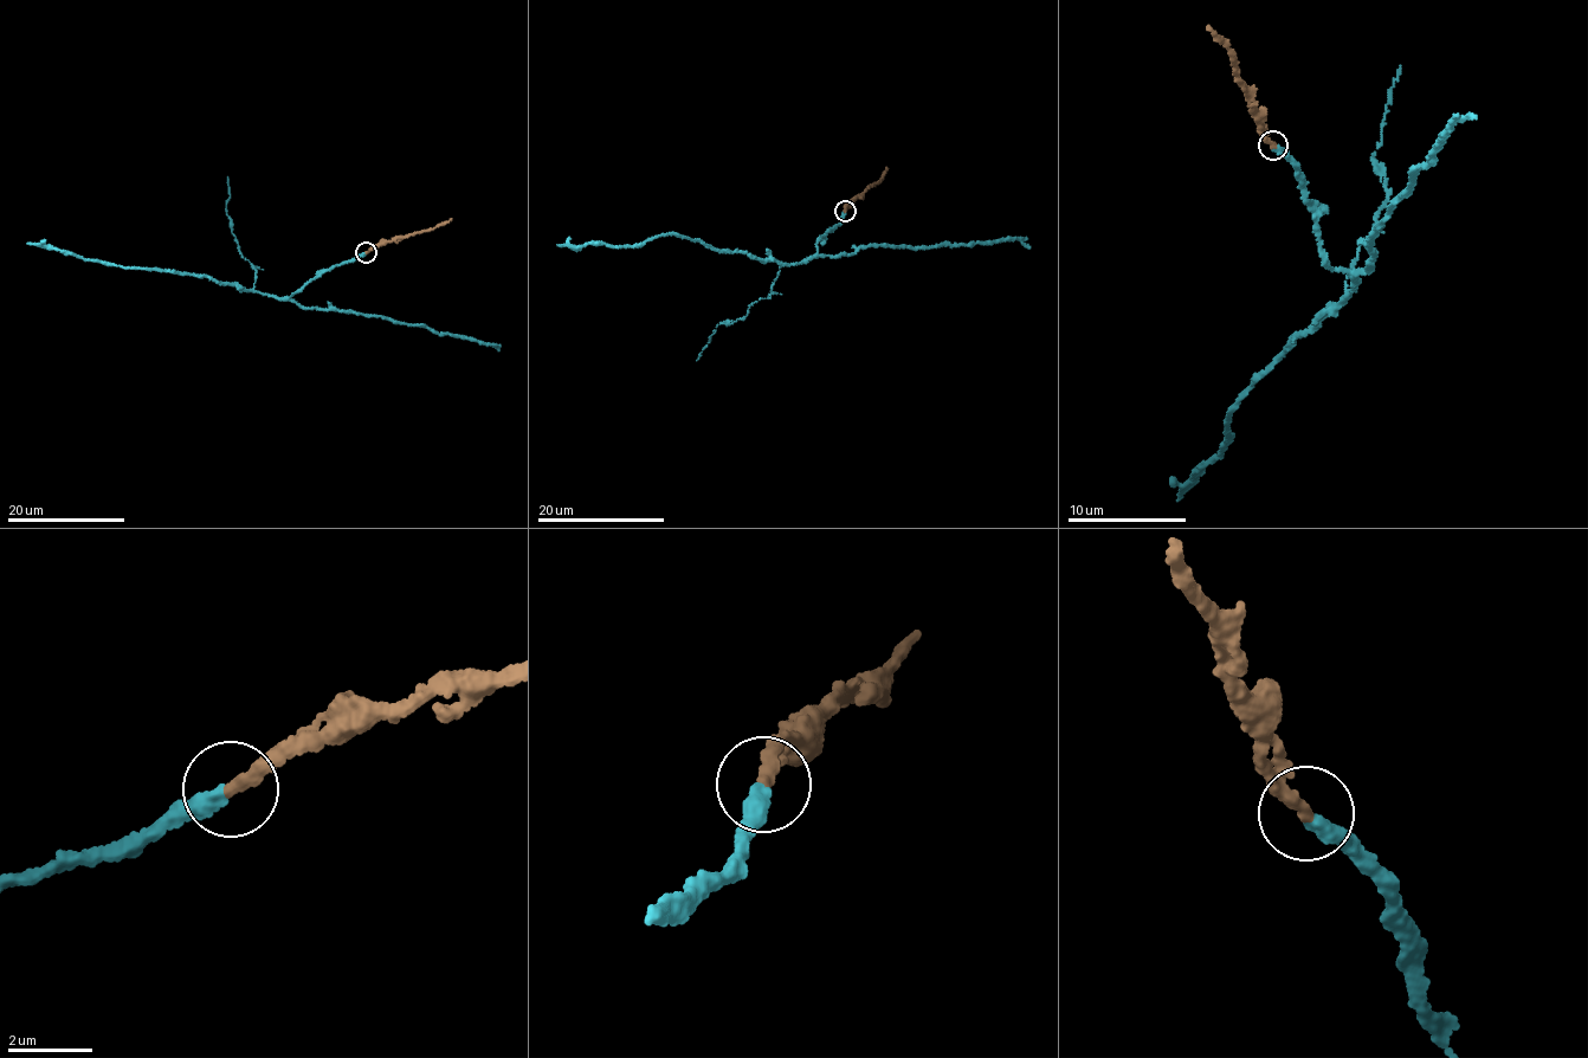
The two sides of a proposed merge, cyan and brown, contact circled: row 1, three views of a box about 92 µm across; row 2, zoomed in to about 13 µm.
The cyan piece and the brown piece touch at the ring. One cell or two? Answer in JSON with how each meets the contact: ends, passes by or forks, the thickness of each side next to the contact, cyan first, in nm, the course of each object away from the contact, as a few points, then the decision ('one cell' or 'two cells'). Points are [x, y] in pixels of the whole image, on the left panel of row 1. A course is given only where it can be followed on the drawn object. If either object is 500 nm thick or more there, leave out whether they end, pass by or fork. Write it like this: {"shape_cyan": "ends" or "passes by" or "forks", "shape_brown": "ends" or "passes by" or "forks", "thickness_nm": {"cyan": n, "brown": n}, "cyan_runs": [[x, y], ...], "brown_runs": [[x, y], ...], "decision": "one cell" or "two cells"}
{"shape_cyan": "ends", "shape_brown": "ends", "thickness_nm": {"cyan": 400, "brown": 340}, "cyan_runs": [[366, 252], [326, 270], [290, 297], [276, 297], [197, 275], [122, 266], [26, 244]], "brown_runs": [[367, 252], [395, 239], [430, 231], [452, 219]], "decision": "one cell"}

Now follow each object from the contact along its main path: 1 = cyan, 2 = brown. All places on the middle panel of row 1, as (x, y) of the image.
1: (845, 212), (841, 221), (818, 242), (818, 251), (789, 265), (670, 233), (632, 246), (596, 242), (556, 244)
2: (845, 211), (846, 205), (880, 180), (888, 168)

